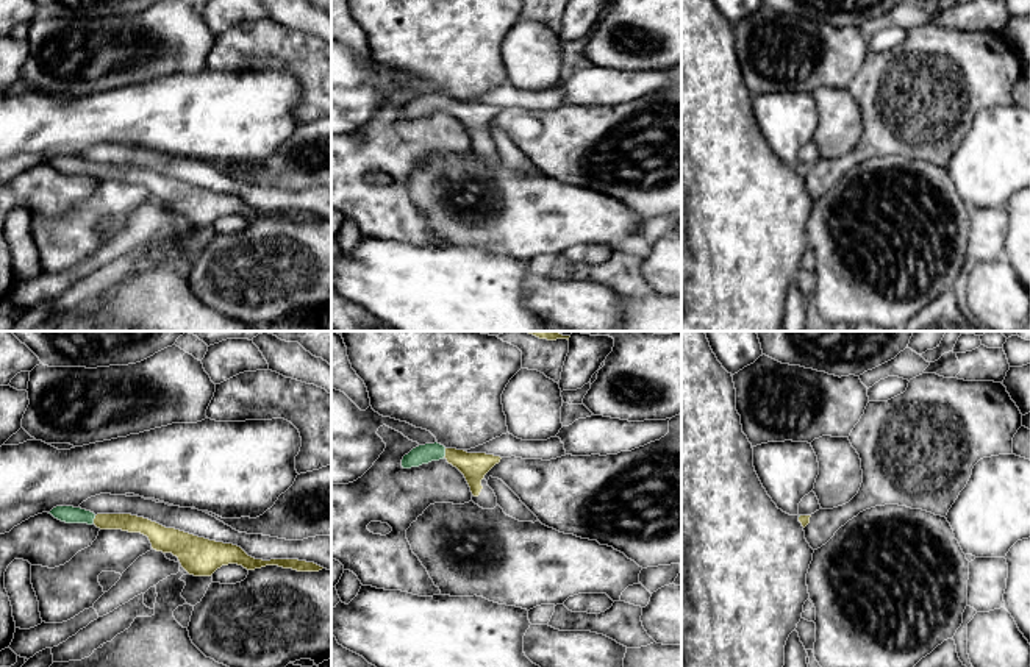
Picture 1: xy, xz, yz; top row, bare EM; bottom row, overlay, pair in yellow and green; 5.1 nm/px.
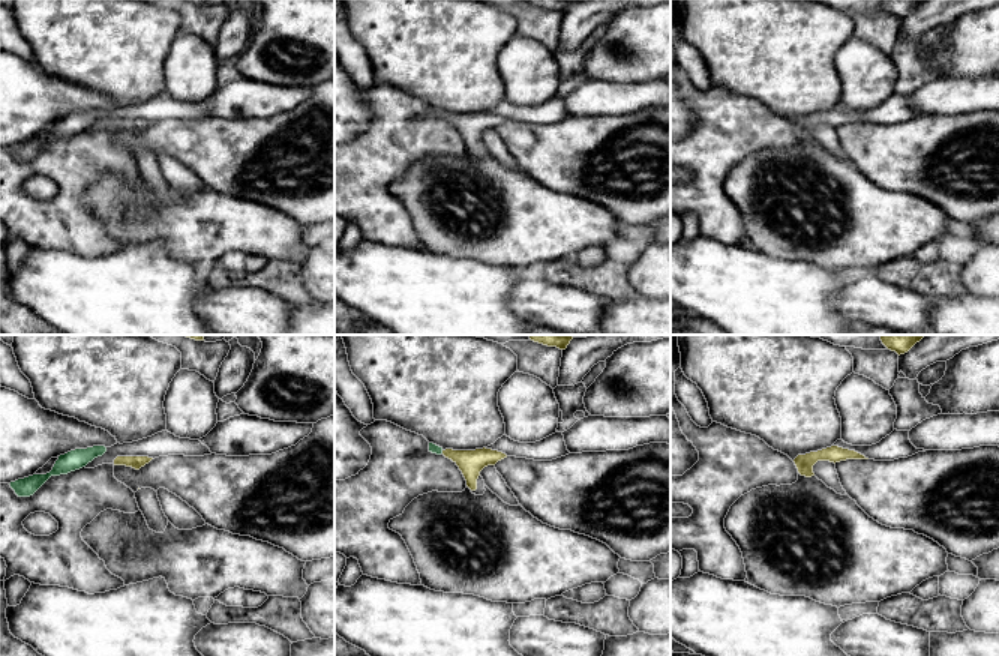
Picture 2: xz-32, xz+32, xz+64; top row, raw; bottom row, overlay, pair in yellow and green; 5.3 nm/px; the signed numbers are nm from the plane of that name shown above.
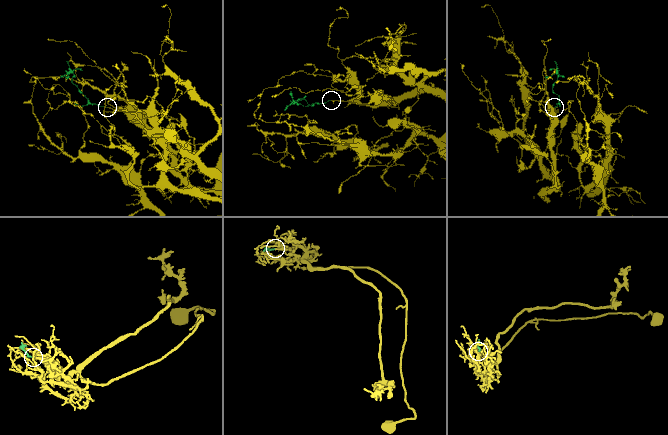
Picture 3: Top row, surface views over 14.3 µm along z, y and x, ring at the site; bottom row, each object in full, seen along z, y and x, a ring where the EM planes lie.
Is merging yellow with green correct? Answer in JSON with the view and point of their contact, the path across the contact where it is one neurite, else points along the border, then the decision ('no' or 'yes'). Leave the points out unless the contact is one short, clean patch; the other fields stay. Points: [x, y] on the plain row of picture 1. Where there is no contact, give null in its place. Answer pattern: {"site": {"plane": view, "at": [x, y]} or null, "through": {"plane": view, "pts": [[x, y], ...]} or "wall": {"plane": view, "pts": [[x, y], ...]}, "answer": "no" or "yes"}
{"site": {"plane": "xz", "at": [446, 103]}, "through": {"plane": "xz", "pts": [[474, 116], [446, 103], [425, 103]]}, "answer": "yes"}

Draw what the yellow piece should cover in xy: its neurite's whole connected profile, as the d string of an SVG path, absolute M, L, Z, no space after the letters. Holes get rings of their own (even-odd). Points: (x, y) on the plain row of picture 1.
M56 156L48 164L66 173L88 173L100 180L122 180L141 183L148 187L152 198L172 203L181 217L194 226L211 226L217 219L228 214L242 216L247 220L266 216L278 216L297 222L319 222L324 217L299 209L255 209L241 197L198 187L175 178L166 178L156 172L131 164L94 164L73 156Z

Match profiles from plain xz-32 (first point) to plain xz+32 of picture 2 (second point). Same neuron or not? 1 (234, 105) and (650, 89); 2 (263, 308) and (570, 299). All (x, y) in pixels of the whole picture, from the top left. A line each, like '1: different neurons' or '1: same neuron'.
1: same neuron
2: same neuron

